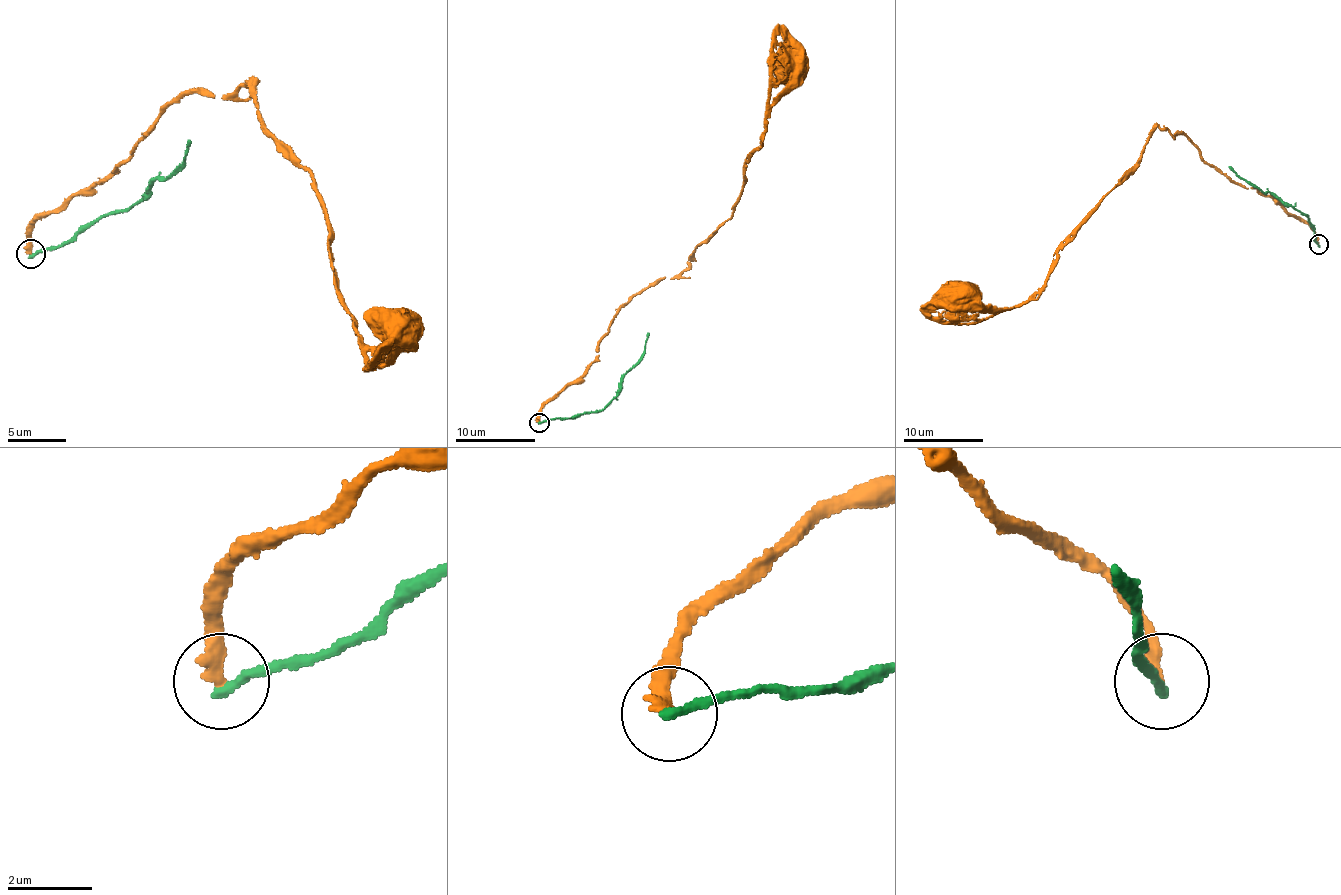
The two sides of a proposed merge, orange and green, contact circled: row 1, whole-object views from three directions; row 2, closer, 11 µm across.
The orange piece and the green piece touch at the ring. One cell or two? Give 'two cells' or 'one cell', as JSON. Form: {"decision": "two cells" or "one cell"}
{"decision": "two cells"}

